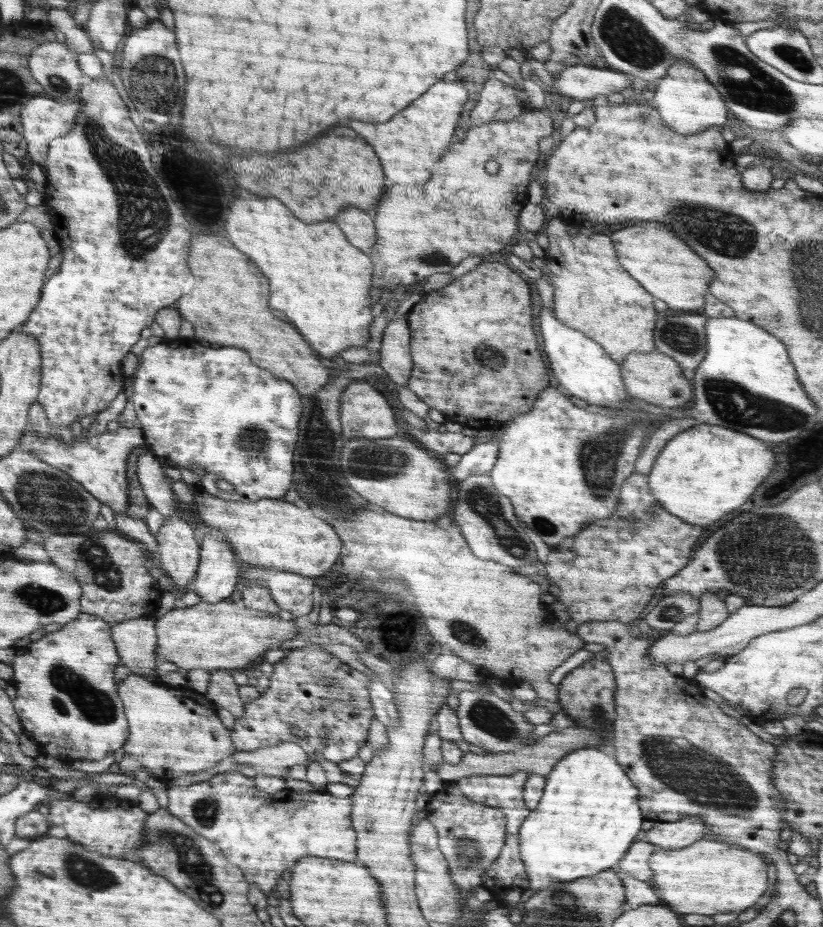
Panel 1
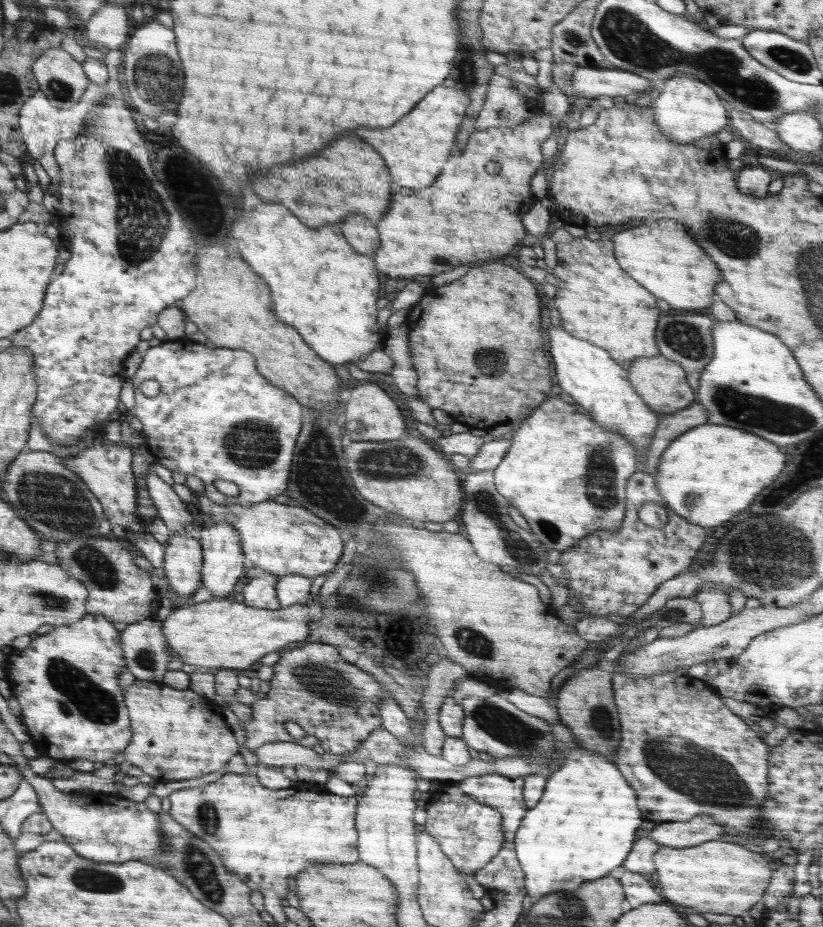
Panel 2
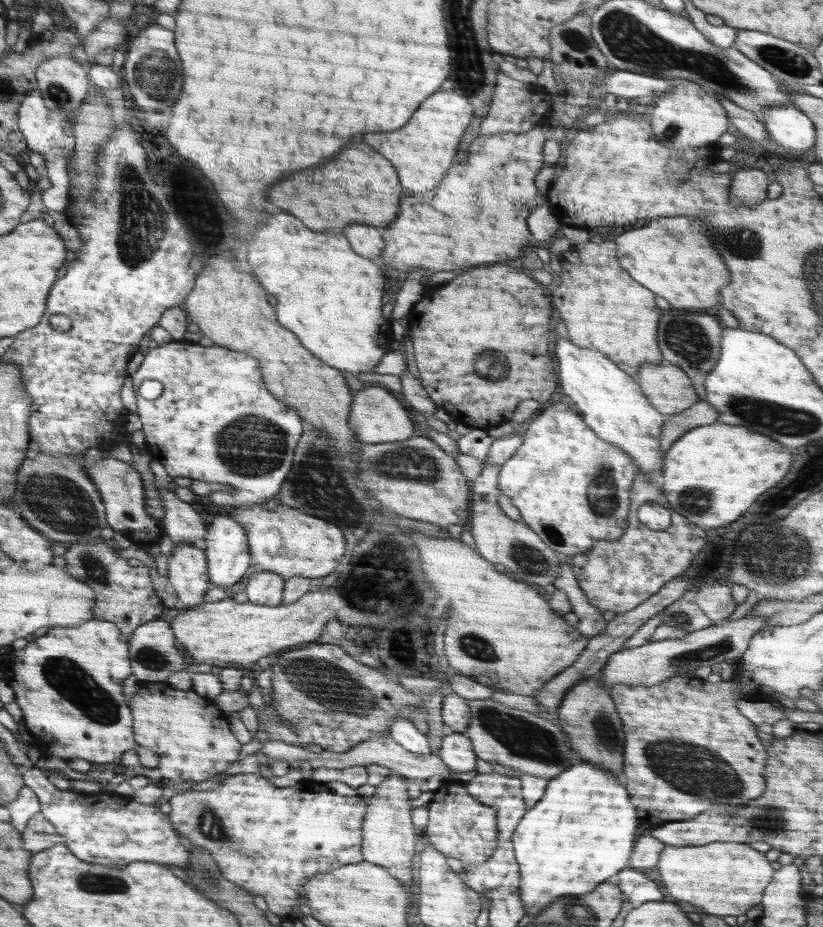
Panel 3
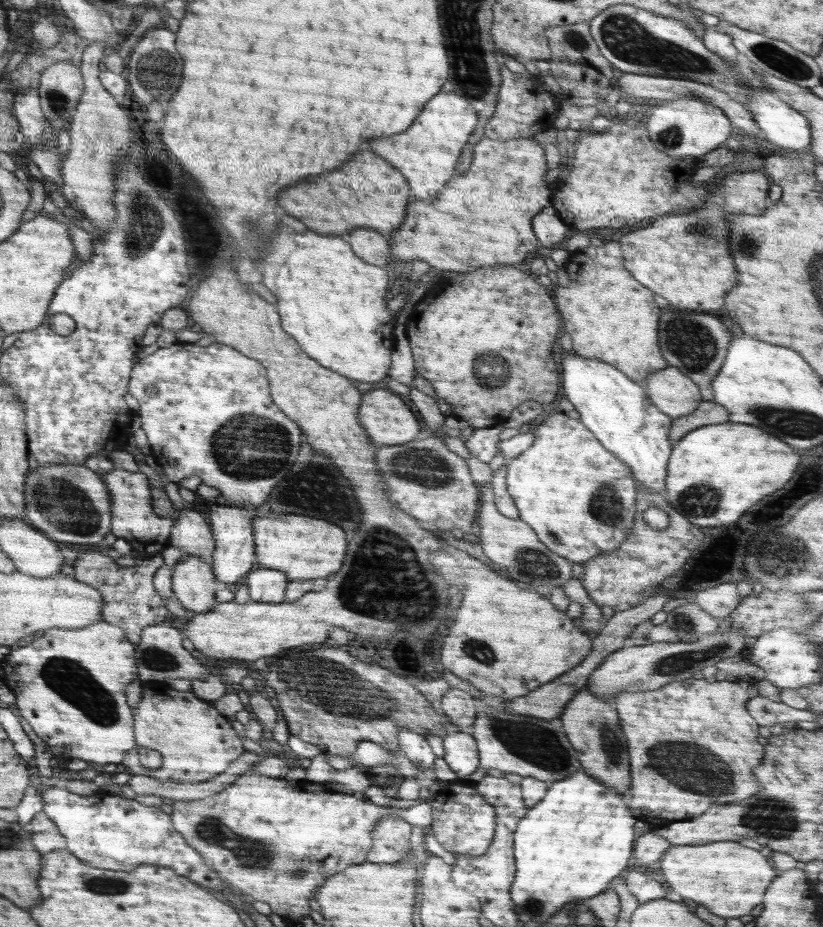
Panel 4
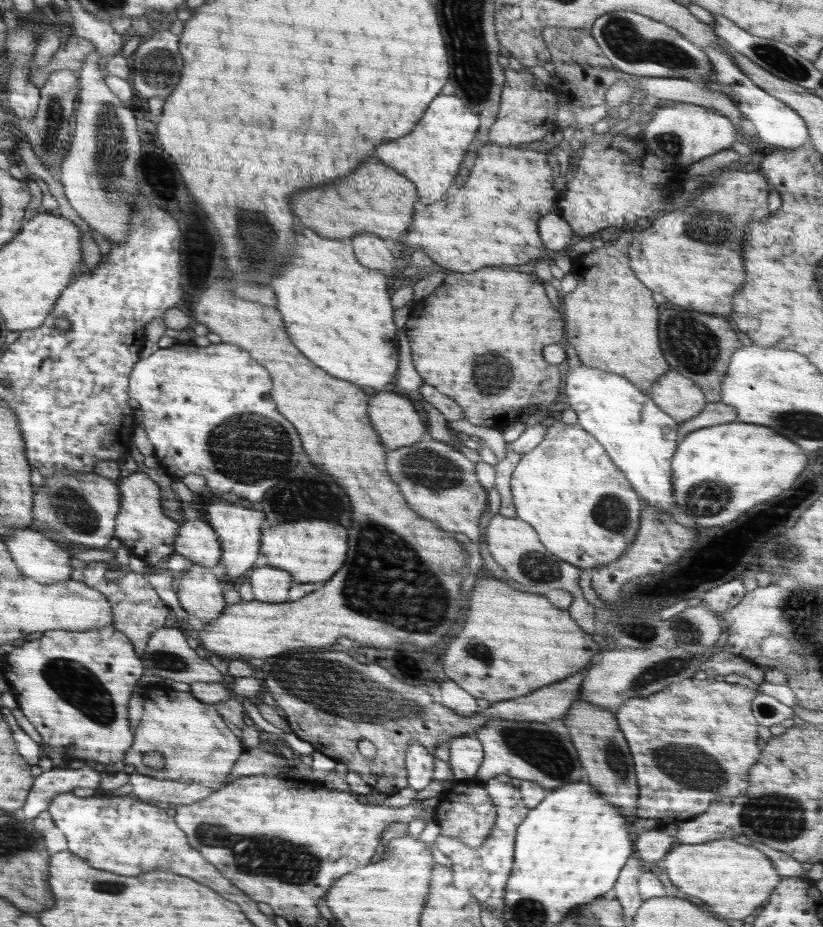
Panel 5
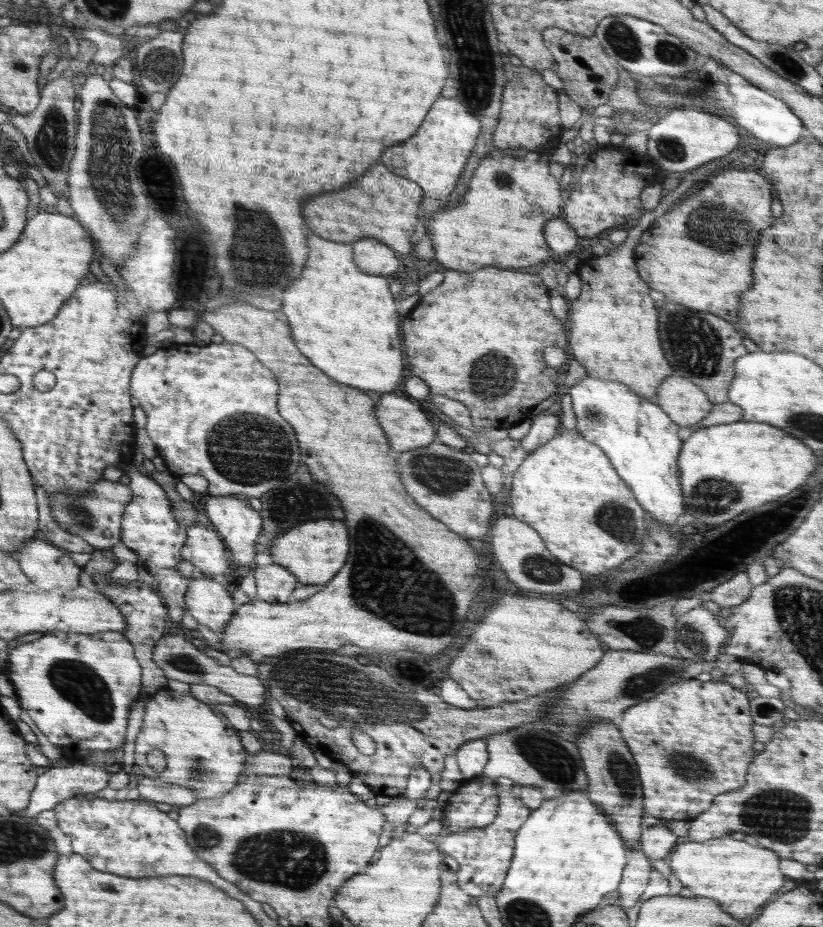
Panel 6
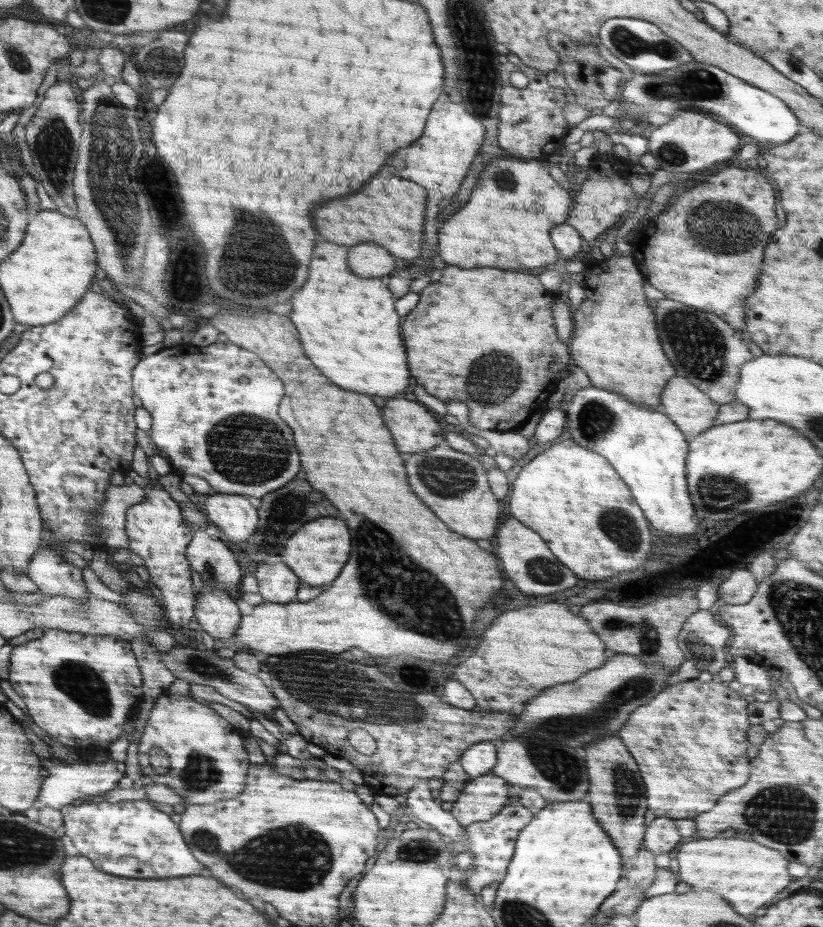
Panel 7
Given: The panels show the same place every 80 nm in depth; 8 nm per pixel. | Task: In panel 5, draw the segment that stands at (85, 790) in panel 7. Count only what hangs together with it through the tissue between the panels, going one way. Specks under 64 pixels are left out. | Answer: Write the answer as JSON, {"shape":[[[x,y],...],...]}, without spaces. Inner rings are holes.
{"shape":[[[85,763],[68,768],[52,769],[42,772],[36,777],[35,786],[31,788],[27,802],[20,808],[22,822],[29,823],[41,812],[44,812],[59,796],[65,792],[72,792],[74,788],[95,788],[98,790],[100,774],[93,767]]]}

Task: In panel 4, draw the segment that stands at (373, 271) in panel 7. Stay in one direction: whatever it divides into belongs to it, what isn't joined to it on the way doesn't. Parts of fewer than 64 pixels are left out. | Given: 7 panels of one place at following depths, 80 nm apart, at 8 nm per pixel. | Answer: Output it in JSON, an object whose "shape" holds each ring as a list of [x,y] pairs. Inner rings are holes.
{"shape":[[[354,230],[348,234],[348,240],[352,240],[352,248],[360,252],[363,260],[368,264],[384,267],[391,264],[388,242],[374,230]]]}

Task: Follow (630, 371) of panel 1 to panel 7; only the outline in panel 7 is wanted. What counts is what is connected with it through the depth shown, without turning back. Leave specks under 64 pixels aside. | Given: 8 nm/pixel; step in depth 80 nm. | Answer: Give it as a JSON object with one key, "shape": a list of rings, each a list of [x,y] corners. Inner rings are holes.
{"shape":[[[684,377],[671,378],[662,391],[661,410],[668,415],[674,424],[688,436],[689,440],[706,432],[715,425],[715,418],[719,413],[719,404],[712,402],[696,385],[690,384]]]}

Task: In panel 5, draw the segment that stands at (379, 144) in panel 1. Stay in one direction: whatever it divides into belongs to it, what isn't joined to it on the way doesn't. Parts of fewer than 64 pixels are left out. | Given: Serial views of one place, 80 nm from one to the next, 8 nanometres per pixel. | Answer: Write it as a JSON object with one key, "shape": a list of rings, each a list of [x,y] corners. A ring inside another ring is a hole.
{"shape":[[[440,96],[440,100],[436,100],[432,108],[428,108],[428,116],[420,120],[420,128],[416,128],[412,136],[404,136],[404,140],[384,144],[384,148],[380,148],[376,156],[390,168],[396,168],[396,172],[404,172],[408,180],[416,180],[422,204],[434,204],[448,192],[460,168],[462,156],[466,154],[478,127],[479,116],[462,100],[458,100],[456,96]]]}

